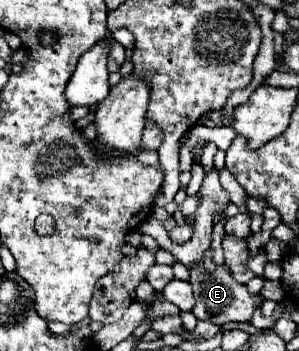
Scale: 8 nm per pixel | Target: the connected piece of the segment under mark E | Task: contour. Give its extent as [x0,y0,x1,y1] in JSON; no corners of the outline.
[188,248,264,326]

